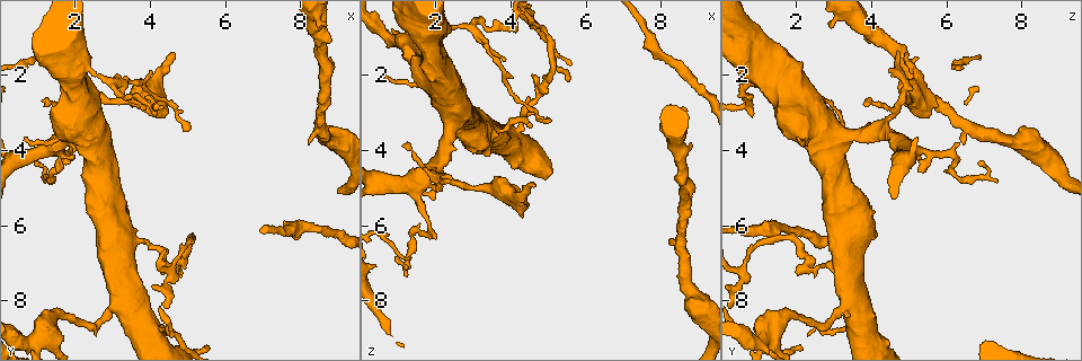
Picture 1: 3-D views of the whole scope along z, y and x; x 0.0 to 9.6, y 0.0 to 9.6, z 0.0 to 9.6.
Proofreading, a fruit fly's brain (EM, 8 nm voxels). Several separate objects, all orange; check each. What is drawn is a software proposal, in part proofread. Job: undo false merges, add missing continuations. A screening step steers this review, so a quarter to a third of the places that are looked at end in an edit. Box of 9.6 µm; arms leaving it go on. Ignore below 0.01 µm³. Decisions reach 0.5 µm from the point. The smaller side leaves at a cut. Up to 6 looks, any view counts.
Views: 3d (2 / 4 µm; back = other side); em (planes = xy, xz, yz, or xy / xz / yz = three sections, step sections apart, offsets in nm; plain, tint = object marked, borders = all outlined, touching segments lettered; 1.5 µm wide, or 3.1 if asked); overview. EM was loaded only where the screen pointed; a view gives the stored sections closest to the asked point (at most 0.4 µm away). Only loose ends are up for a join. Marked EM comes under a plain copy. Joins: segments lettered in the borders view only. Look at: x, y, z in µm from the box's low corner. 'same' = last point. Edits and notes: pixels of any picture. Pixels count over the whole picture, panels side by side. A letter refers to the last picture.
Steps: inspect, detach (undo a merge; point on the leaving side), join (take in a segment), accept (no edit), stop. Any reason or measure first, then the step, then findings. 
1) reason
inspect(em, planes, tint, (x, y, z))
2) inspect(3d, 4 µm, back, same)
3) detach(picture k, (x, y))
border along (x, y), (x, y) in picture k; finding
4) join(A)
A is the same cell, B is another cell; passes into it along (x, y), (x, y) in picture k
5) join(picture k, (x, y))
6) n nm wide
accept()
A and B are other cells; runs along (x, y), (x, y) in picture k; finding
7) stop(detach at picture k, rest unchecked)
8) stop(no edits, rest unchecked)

thin end
inspect(em, xy, step 4, tint, (5.00, 3.40, 3.25))

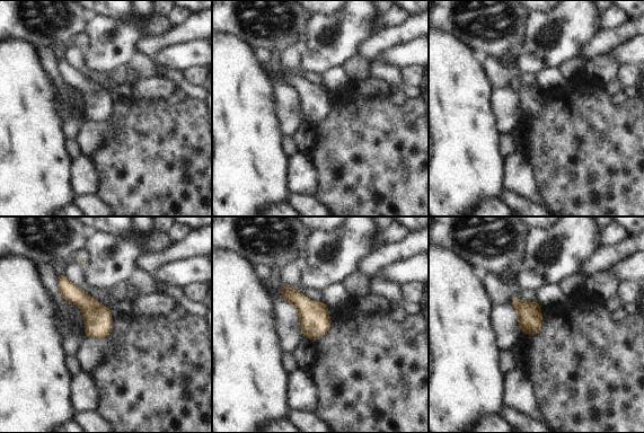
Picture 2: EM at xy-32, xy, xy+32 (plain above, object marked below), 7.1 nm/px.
inspect(em, planes, borders, same)

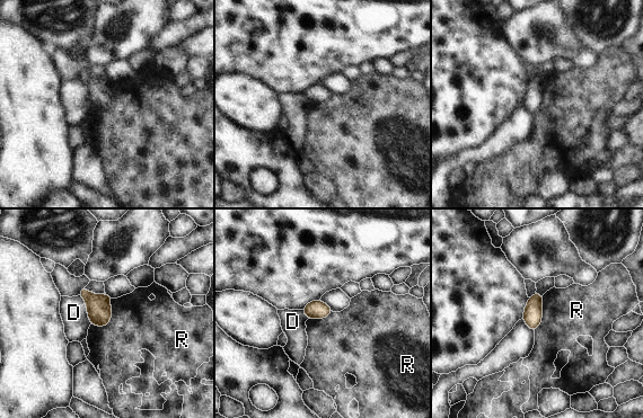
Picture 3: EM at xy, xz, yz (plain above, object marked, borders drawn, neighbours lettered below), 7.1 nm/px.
130 nm wide
accept()
D and R are other cells; border along (112, 299), (111, 319), (93, 326) in picture 3; none of them fits

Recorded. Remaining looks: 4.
thick turns thin
inspect(3d, 4 µm, (8.50, 0.65, 3.80))

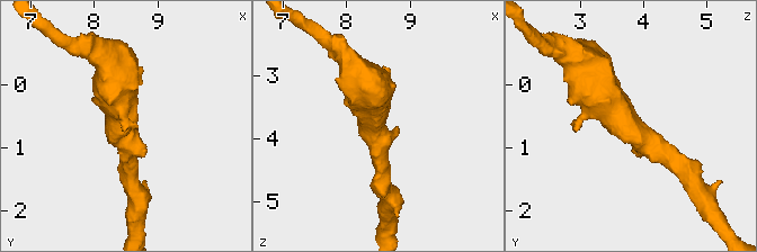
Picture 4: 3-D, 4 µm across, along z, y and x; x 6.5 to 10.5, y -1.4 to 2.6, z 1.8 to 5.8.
arms of 300, 600 nm
inspect(em, xz, step 8, tint, (8.40, 0.65, 3.80))

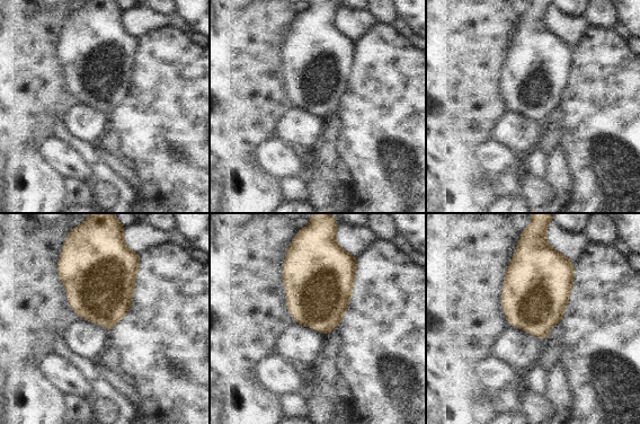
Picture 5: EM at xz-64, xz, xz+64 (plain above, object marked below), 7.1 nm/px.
inspect(em, planes, borders, same)

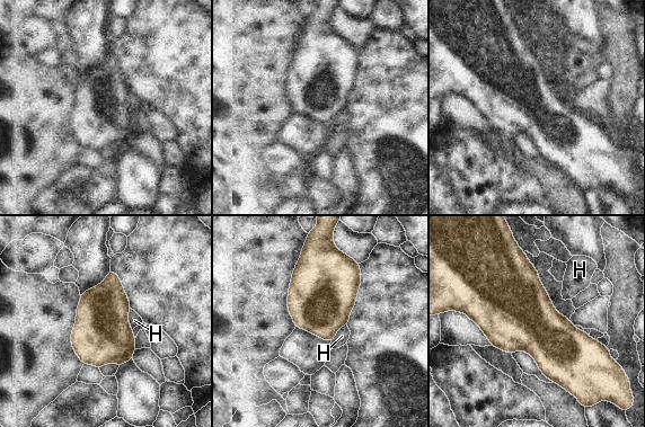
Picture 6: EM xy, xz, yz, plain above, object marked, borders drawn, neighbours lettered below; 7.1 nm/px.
320 nm wide
accept()
H is another cell; border along (346, 323), (336, 331), (330, 343) in picture 6; continuous, no second neuron

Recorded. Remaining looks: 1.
stop(no edits, rest unchecked)

